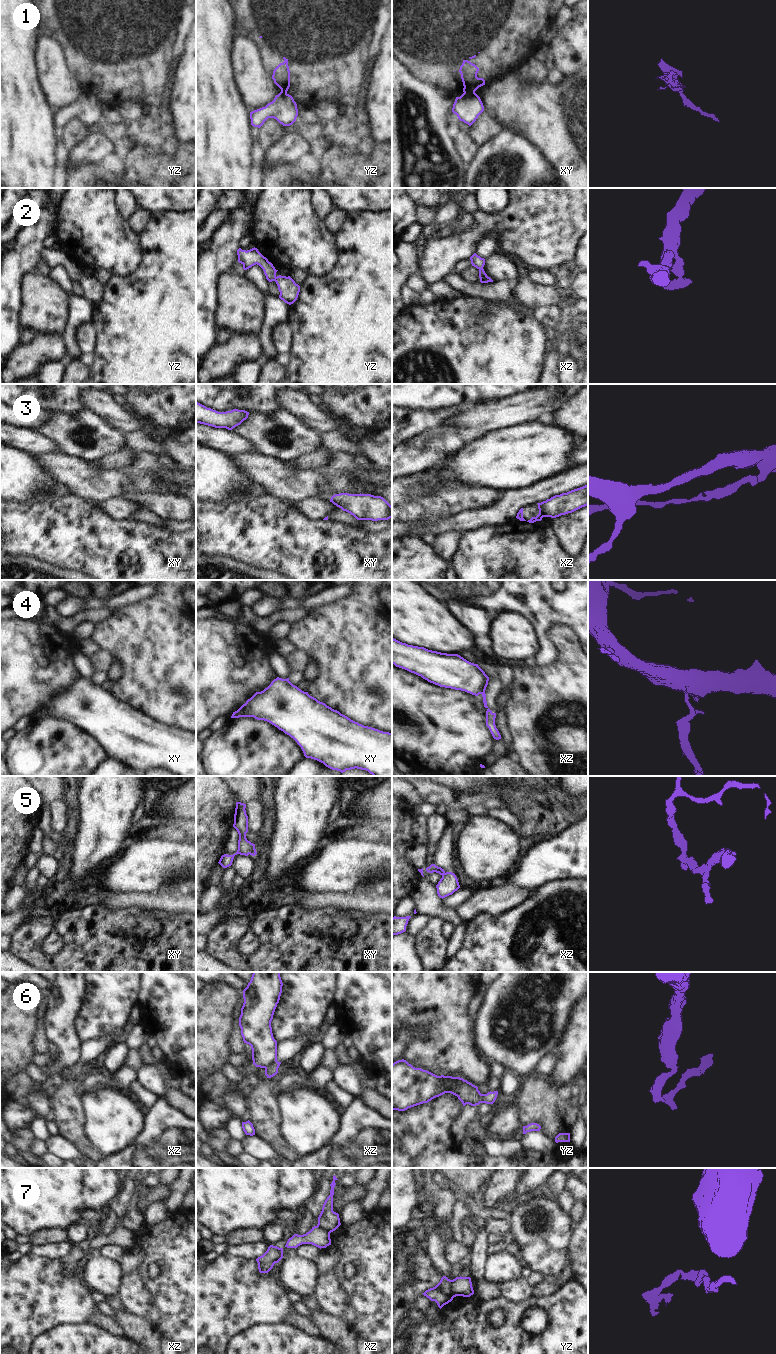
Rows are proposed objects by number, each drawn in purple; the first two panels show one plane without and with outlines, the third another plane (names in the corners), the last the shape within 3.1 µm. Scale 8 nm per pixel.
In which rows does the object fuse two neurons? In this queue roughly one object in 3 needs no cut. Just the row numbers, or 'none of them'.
1, 3, 4, 5, 6, 7

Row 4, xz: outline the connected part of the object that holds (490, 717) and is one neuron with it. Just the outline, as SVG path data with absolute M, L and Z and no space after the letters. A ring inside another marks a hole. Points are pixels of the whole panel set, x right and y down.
M485 693L482 694L482 697L483 697L484 707L487 709L487 711L486 711L486 726L489 728L493 738L496 740L499 740L499 739L501 739L501 735L495 725L496 713L493 713L488 708Z

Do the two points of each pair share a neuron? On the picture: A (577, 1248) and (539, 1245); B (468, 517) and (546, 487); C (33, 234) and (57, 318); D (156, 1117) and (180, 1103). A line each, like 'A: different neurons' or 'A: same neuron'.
A: different neurons
B: same neuron
C: different neurons
D: different neurons

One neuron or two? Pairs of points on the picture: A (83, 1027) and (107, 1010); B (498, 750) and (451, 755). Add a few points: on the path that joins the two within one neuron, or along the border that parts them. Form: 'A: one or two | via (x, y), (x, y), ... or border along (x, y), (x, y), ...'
A: one | via (89, 1025), (101, 1013)
B: two | border along (494, 739), (491, 751)

